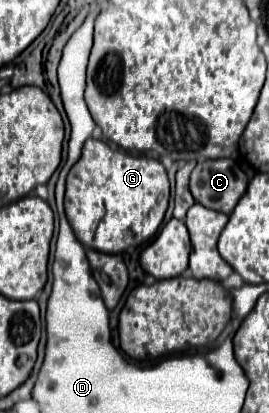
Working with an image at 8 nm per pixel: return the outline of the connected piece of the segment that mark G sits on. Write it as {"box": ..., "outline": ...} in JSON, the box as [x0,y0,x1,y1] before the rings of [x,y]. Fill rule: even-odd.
{"box":[67,138,169,254],"outline":[[[89,138],[83,146],[81,158],[67,174],[67,220],[79,242],[99,252],[119,254],[129,246],[151,240],[163,222],[167,204],[169,180],[163,164],[155,158],[113,150],[103,140]]]}

